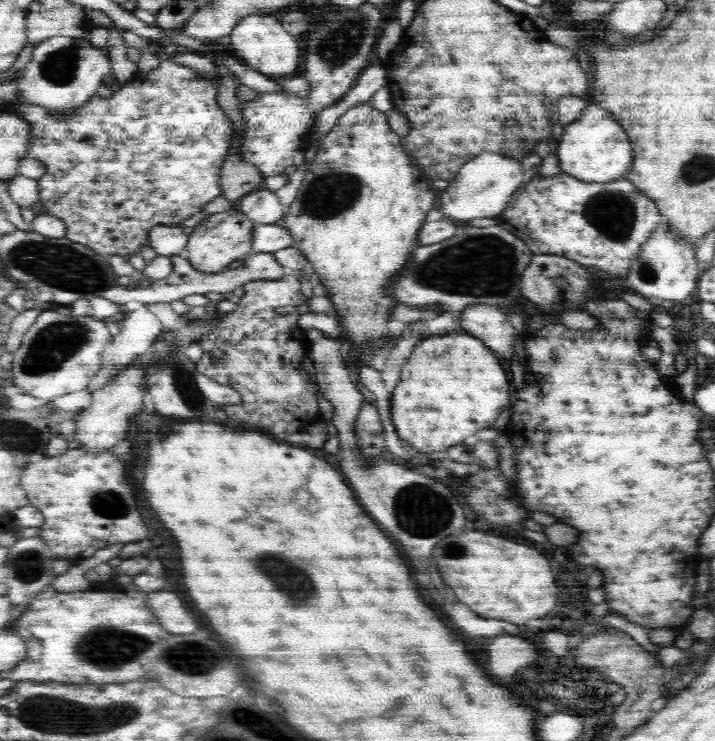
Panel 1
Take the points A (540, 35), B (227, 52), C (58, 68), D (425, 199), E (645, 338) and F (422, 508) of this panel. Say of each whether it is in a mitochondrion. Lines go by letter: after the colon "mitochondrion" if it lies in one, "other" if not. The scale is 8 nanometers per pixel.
A: other
B: other
C: mitochondrion
D: other
E: other
F: mitochondrion

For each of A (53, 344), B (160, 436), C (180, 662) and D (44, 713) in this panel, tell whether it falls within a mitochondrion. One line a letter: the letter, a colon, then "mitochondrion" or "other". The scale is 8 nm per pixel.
A: mitochondrion
B: other
C: mitochondrion
D: mitochondrion

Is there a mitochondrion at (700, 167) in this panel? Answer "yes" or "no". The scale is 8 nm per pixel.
yes

